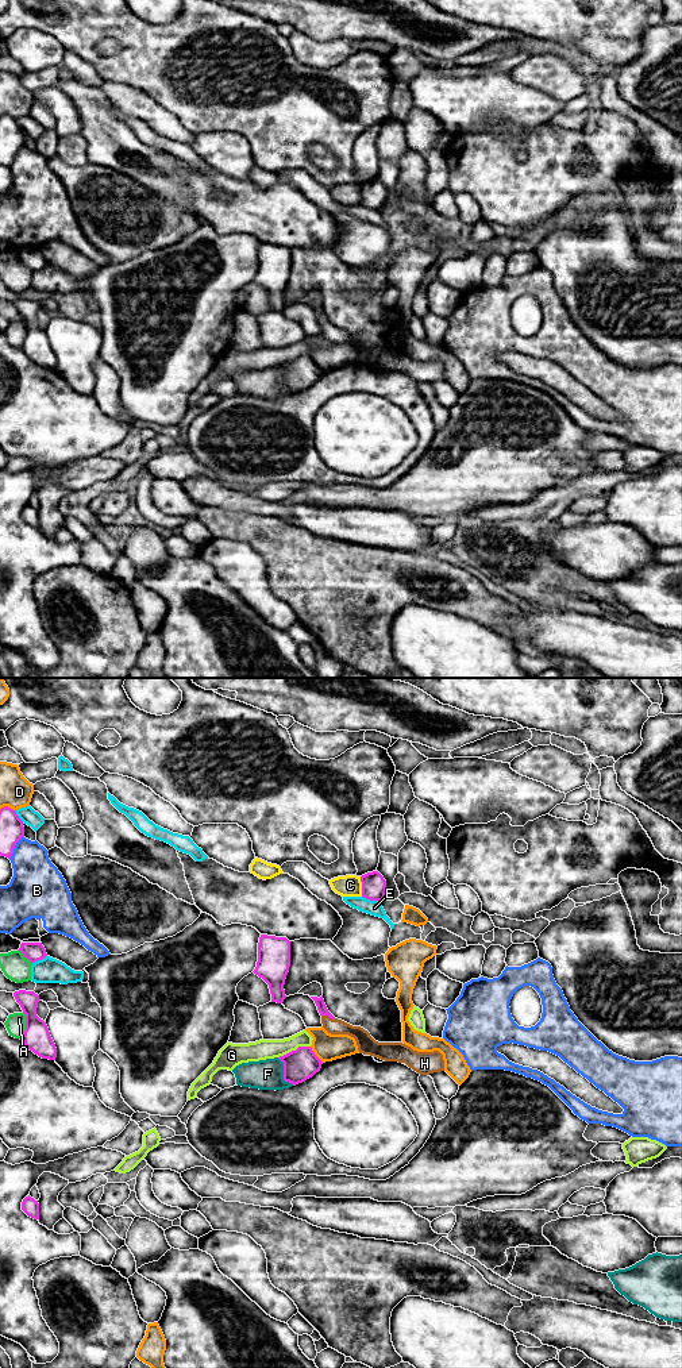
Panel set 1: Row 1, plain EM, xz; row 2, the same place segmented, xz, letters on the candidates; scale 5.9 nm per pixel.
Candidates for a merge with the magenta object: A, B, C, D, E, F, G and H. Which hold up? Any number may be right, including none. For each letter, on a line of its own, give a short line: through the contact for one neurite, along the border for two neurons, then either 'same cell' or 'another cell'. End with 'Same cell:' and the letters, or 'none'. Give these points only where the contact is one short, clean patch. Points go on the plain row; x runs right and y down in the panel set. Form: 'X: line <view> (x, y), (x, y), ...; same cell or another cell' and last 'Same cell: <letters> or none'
A: another cell
B: another cell
C: another cell
D: another cell
E: another cell
F: another cell
G: line xz (309, 354), (299, 354), (278, 366); another cell
H: line xz (322, 316), (328, 324), (335, 335); same cell
Same cell: H

